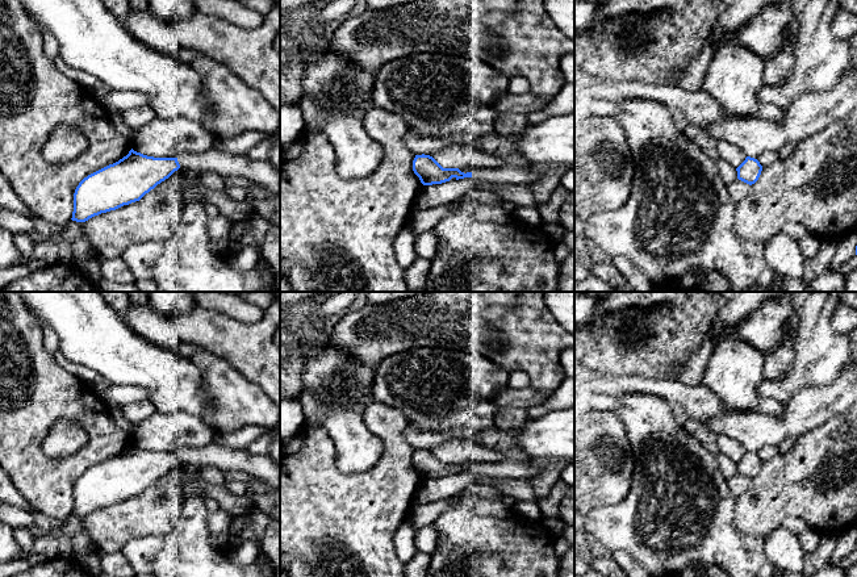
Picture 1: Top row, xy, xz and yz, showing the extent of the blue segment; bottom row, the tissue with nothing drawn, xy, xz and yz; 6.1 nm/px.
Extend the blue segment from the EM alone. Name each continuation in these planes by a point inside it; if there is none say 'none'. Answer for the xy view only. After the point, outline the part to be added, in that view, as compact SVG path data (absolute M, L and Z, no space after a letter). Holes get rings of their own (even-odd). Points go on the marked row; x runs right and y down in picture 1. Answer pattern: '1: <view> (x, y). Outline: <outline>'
1: xy (262, 172). Outline: M217 149L201 154L177 156L180 168L197 173L217 173L222 179L248 179L268 192L280 195L280 172L269 160L254 160L247 155L231 155Z

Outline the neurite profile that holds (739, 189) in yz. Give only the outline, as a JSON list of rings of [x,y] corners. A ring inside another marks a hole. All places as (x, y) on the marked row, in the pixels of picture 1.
[[[736,180],[731,185],[728,185],[730,196],[736,204],[749,193],[749,189],[751,185],[741,180]]]

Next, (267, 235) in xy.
[[[259,216],[248,225],[252,242],[260,247],[263,259],[269,264],[275,292],[280,292],[280,225],[271,223]]]

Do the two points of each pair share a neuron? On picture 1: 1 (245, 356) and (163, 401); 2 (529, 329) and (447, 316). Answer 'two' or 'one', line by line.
1: two
2: one

